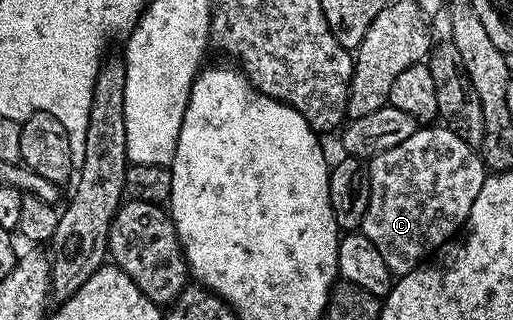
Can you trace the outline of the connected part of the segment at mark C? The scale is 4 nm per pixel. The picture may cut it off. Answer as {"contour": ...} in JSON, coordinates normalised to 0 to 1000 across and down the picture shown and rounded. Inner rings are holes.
{"contour":[[[848,394],[813,400],[789,444],[723,491],[719,503],[723,616],[704,722],[727,769],[735,769],[735,794],[750,806],[750,831],[758,831],[770,869],[817,834],[901,716],[949,553],[940,484],[928,466],[899,444],[899,431],[869,394],[840,397]]]}

